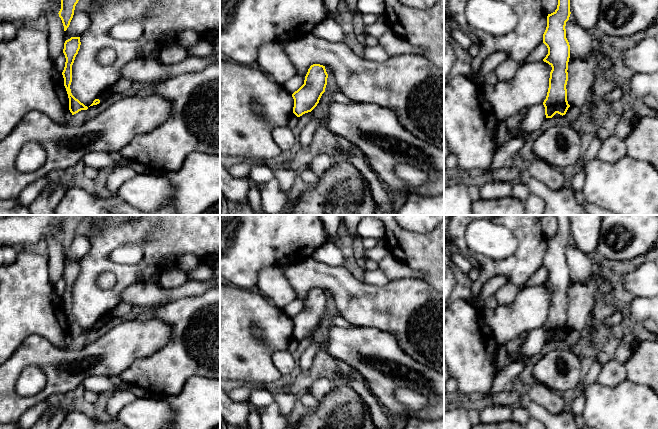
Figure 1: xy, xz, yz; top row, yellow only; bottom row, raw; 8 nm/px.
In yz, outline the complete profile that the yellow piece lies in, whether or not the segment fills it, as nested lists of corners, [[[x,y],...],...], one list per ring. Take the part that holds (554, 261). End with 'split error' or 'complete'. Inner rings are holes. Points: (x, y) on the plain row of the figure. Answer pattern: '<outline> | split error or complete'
[[[556,215],[558,220],[557,233],[547,240],[547,251],[543,258],[543,267],[548,272],[548,278],[543,283],[552,294],[549,302],[549,312],[543,326],[546,342],[552,342],[556,337],[565,339],[570,329],[567,325],[568,286],[570,269],[566,262],[566,246],[570,241],[569,215]]] | complete

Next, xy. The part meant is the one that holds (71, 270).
[[[71,261],[66,264],[64,267],[63,277],[66,282],[65,291],[62,296],[64,302],[64,310],[66,312],[68,322],[69,322],[69,334],[72,339],[78,337],[81,334],[87,334],[88,331],[81,327],[78,323],[76,323],[70,313],[70,309],[72,306],[72,289],[74,287],[75,281],[78,278],[80,273],[80,261]]] | complete

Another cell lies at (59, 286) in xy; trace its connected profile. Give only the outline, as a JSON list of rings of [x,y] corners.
[[[62,276],[55,284],[54,284],[54,290],[59,296],[63,296],[65,291],[66,282],[64,277]]]

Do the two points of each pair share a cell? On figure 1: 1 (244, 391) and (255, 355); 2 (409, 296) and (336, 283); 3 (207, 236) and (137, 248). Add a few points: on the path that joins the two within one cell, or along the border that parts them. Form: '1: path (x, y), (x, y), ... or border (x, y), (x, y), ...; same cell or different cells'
1: border (242, 382), (263, 382), (265, 384); different cells
2: path (391, 296), (358, 296), (354, 293); same cell
3: border (149, 237), (143, 258), (128, 265); different cells

